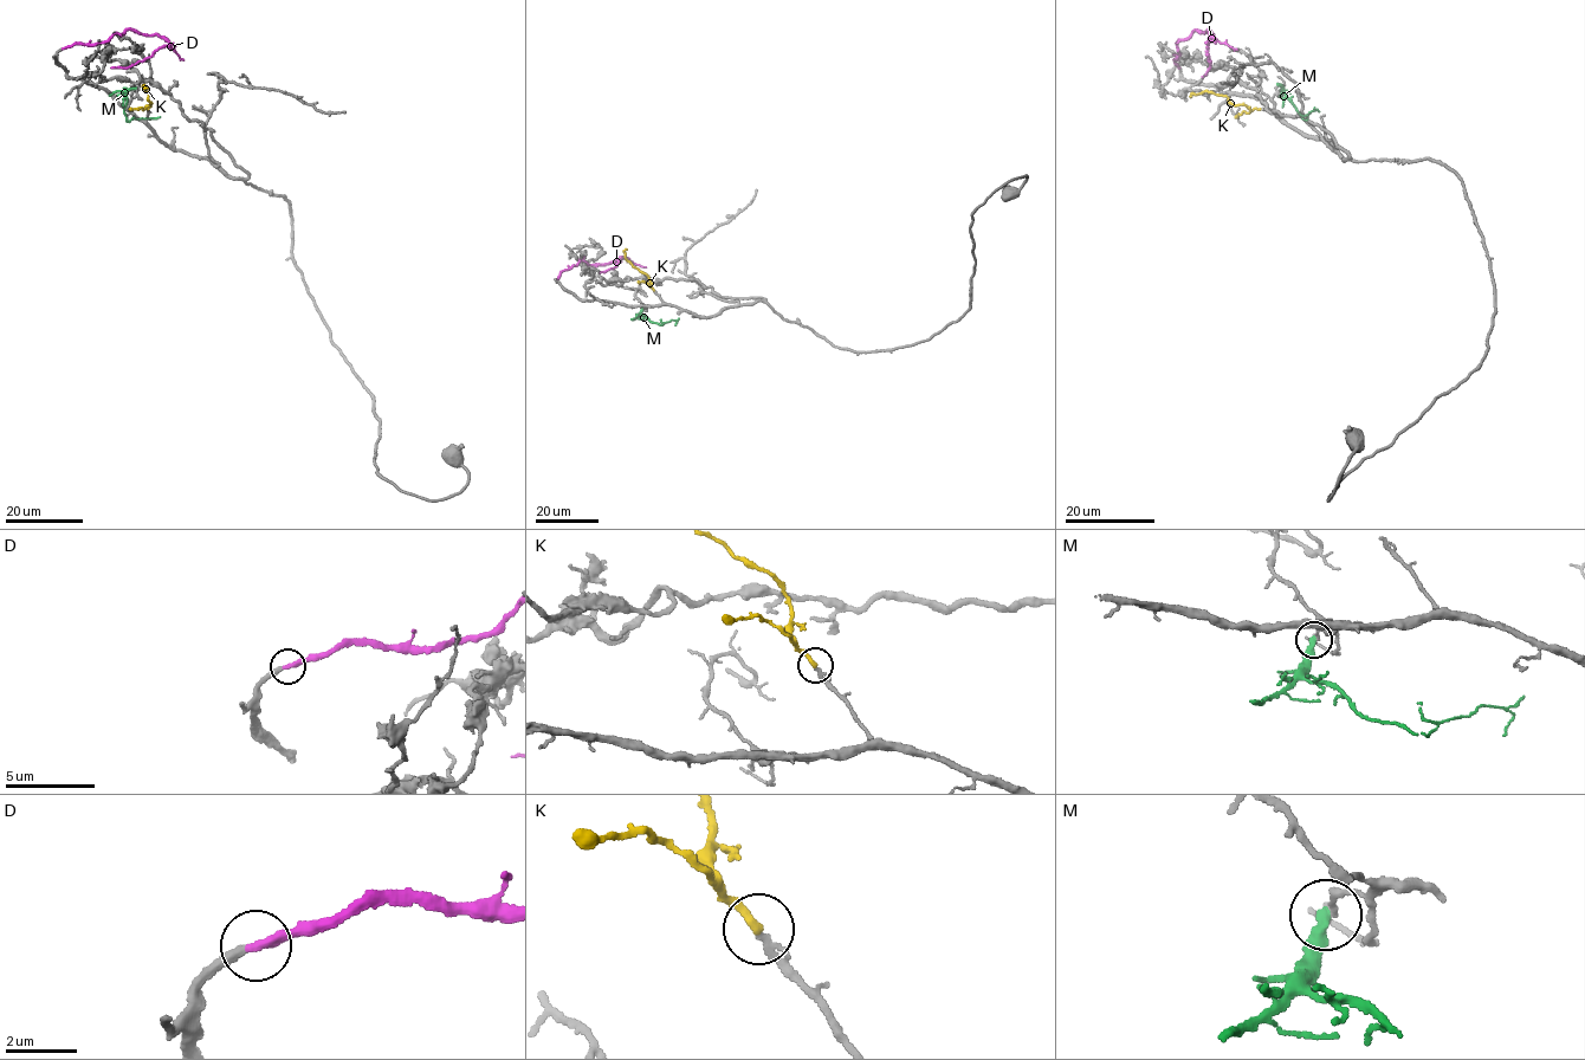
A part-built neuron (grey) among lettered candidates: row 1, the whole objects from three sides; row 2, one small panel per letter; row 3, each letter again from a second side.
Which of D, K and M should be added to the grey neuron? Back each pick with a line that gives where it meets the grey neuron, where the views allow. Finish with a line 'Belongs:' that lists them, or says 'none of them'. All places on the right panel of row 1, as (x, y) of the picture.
D: contact (1178, 68)
K: contact (1260, 109)
Belongs: D, K

